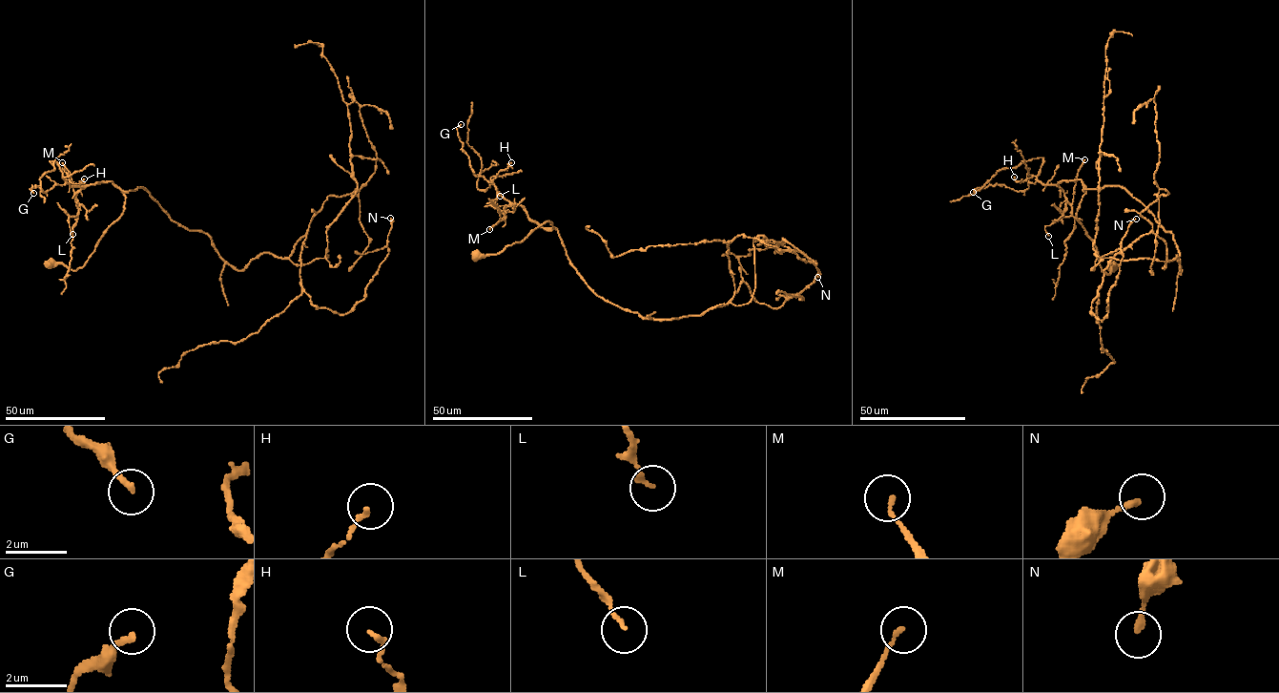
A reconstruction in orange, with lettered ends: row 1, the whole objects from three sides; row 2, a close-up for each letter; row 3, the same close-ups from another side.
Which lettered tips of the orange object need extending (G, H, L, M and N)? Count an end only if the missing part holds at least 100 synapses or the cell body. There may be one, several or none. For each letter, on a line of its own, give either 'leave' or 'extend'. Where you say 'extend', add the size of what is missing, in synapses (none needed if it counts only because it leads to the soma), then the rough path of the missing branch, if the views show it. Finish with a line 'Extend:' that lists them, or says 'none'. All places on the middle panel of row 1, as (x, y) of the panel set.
G: leave
H: leave
L: leave
M: leave
N: leave
Extend: none

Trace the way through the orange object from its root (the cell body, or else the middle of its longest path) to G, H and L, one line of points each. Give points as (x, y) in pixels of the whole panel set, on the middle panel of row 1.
G: (477, 256), (497, 254), (546, 221), (552, 226), (542, 228), (474, 174), (458, 134), (461, 124)
H: (477, 256), (497, 254), (546, 221), (552, 228), (532, 221), (490, 182), (511, 162)
L: (477, 256), (497, 254), (546, 221), (552, 228), (519, 205), (509, 204), (505, 217), (495, 207), (500, 196)

